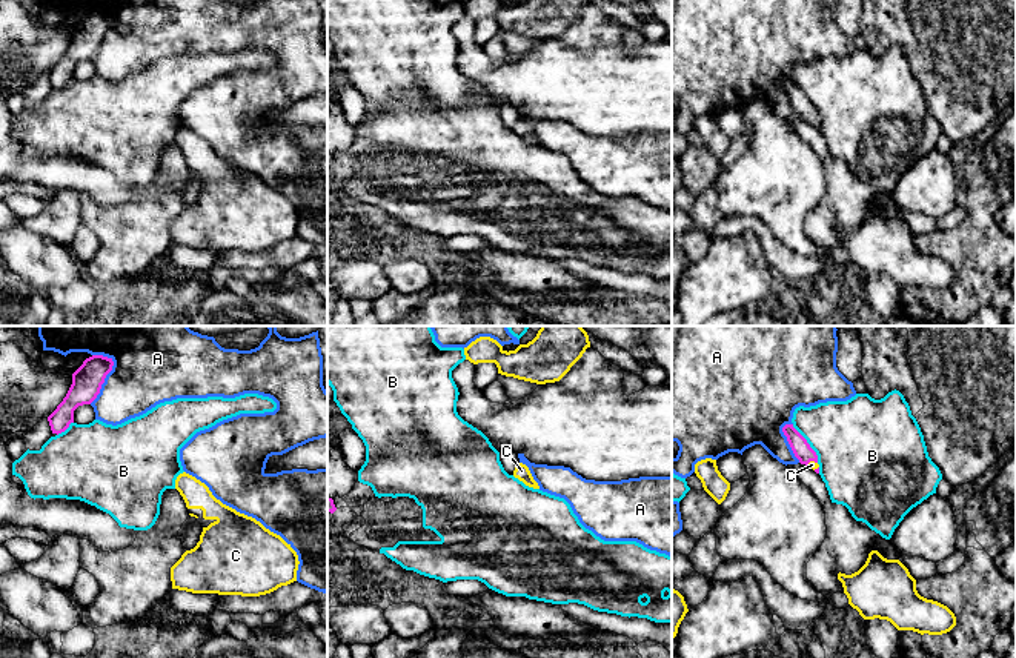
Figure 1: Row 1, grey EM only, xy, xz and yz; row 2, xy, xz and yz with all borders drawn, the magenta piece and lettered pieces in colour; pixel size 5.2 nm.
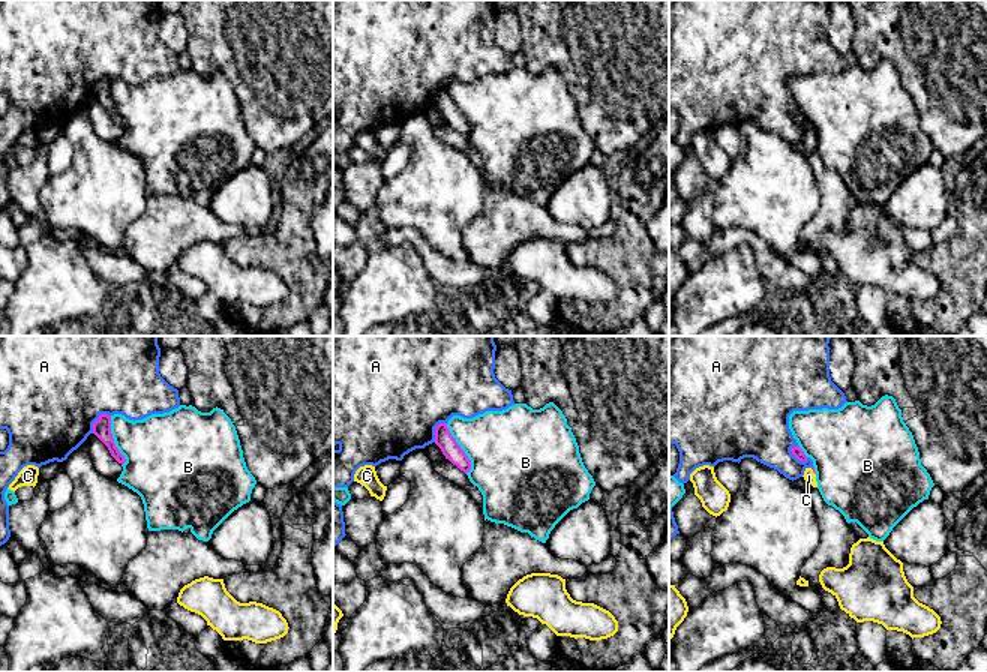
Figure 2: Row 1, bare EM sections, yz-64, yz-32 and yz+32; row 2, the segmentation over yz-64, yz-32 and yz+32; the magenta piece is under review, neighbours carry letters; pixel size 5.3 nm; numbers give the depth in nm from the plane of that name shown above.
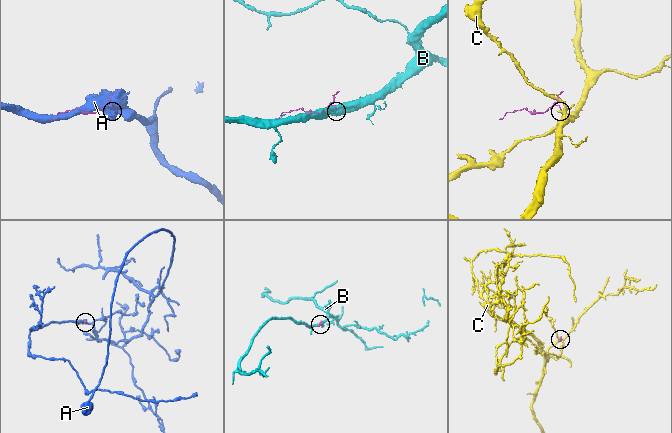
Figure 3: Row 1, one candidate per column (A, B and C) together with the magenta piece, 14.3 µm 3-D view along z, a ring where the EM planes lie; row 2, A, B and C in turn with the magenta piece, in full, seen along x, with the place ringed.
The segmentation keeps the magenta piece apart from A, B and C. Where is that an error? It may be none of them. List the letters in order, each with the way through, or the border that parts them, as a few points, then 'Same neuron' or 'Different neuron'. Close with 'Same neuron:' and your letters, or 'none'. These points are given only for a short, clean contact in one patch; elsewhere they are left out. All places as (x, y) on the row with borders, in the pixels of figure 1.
A: Different neuron
B: Different neuron
C: Path across: yz (800, 446), (810, 460), (812, 465). Same neuron
Same neuron: C

